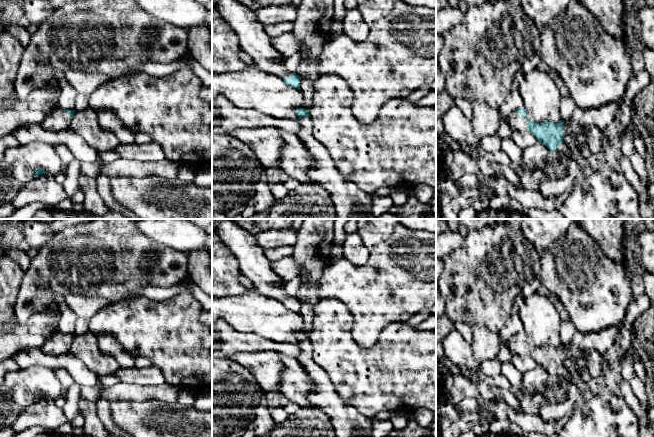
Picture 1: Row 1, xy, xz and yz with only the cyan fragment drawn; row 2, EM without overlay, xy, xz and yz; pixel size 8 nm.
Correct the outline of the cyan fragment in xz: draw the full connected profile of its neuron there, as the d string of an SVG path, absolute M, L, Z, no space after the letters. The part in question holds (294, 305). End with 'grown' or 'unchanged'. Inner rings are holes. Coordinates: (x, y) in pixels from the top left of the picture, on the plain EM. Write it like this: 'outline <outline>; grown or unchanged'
outline M214 219L214 232L236 257L241 273L252 281L259 293L282 302L287 309L300 314L301 301L289 297L284 291L285 281L272 270L271 261L254 235L230 219Z; grown

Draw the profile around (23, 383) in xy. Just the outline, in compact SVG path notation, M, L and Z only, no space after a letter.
M38 365L7 373L3 385L12 392L14 402L22 407L32 404L37 392L52 400L64 394L54 370Z

